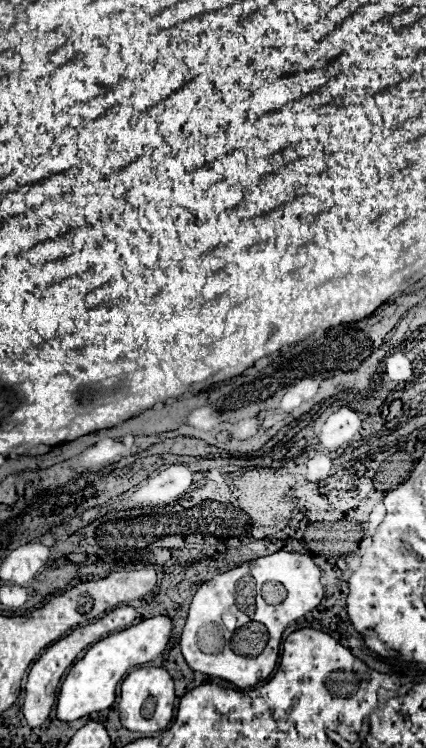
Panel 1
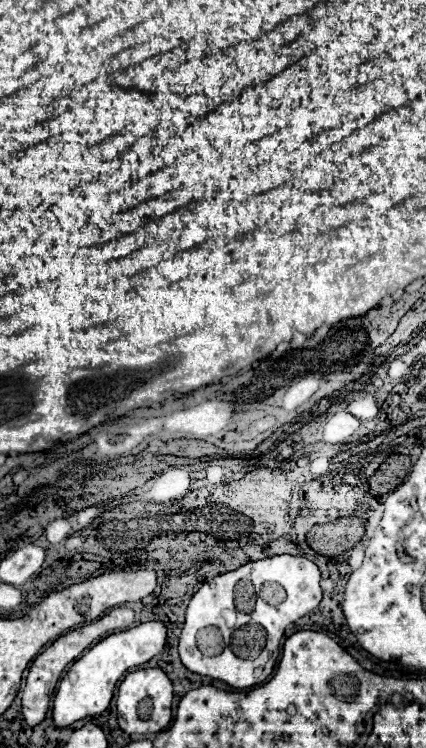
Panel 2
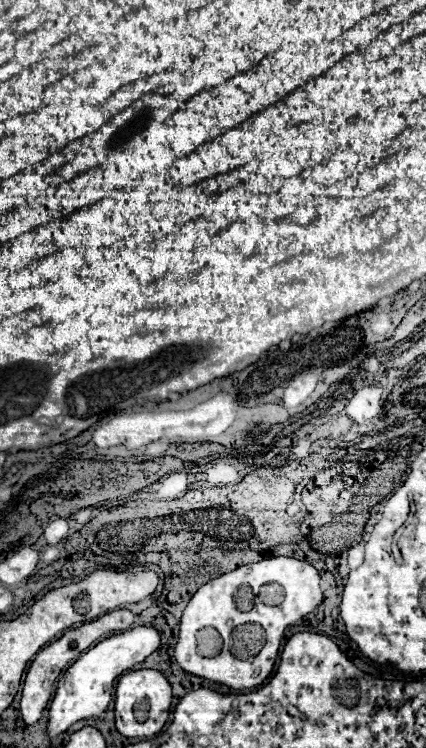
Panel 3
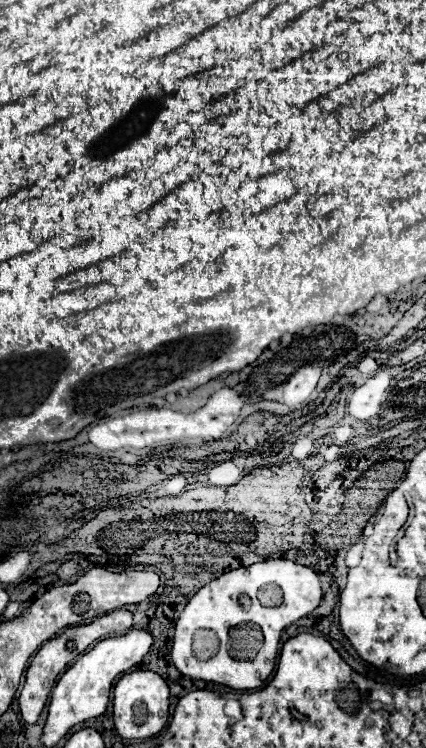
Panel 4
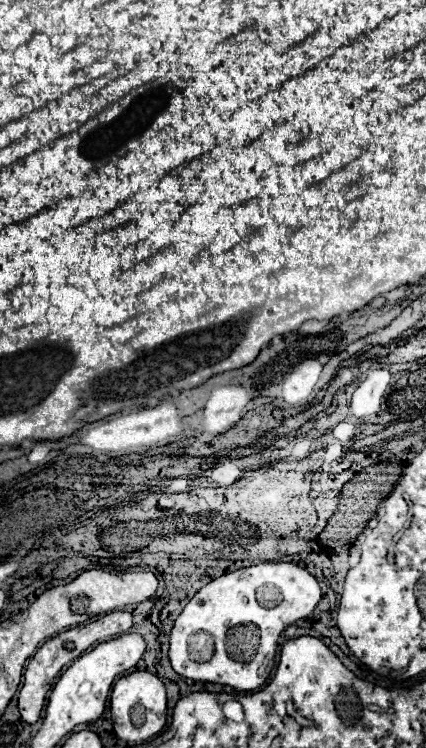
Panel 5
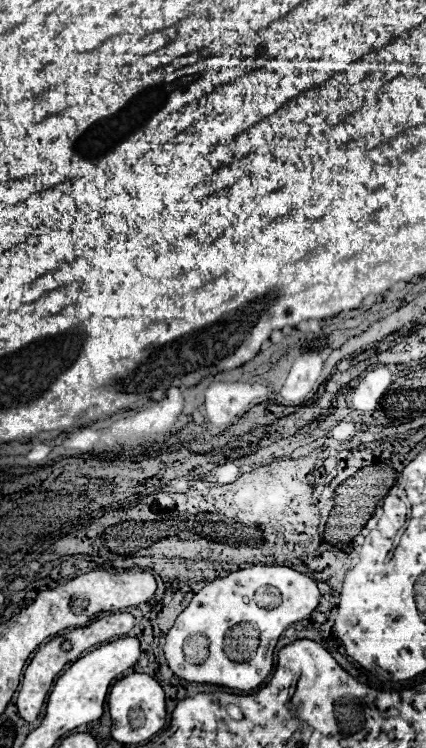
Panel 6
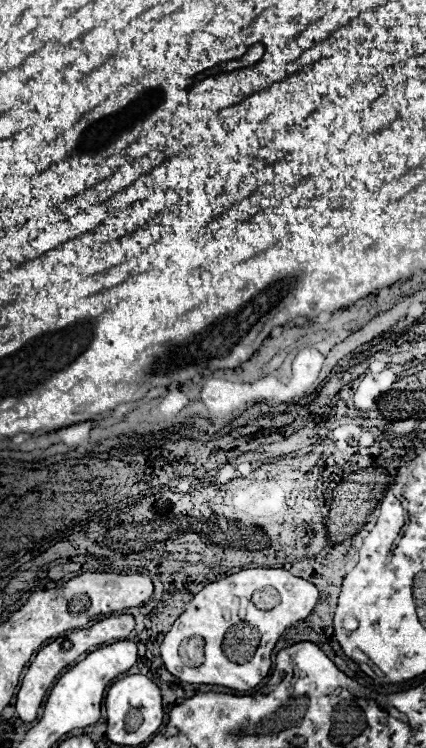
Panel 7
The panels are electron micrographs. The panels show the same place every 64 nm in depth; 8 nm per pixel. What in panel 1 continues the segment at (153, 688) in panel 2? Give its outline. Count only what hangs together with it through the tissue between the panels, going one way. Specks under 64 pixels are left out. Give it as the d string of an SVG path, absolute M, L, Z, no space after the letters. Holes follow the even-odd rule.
M142 668L130 672L120 688L120 722L132 732L160 732L164 730L174 712L174 680L164 668Z

